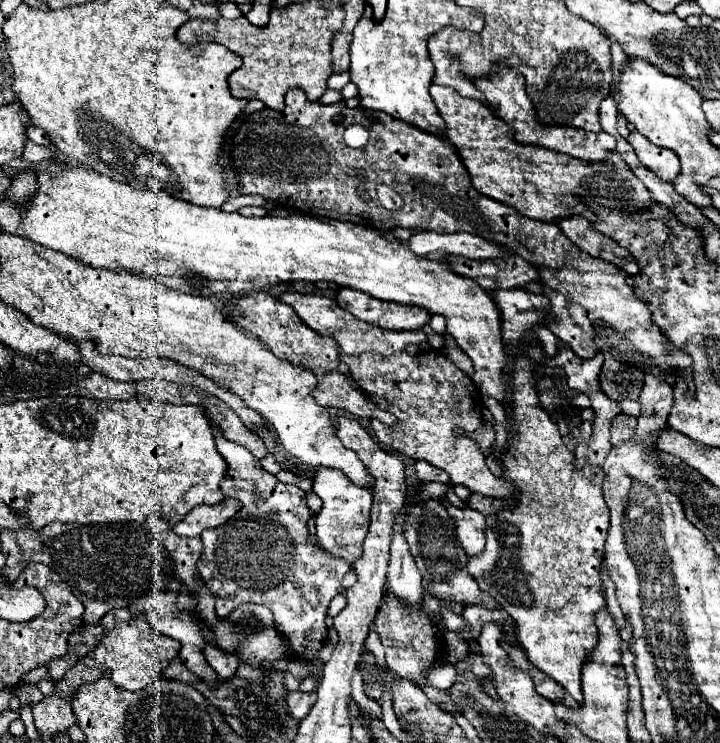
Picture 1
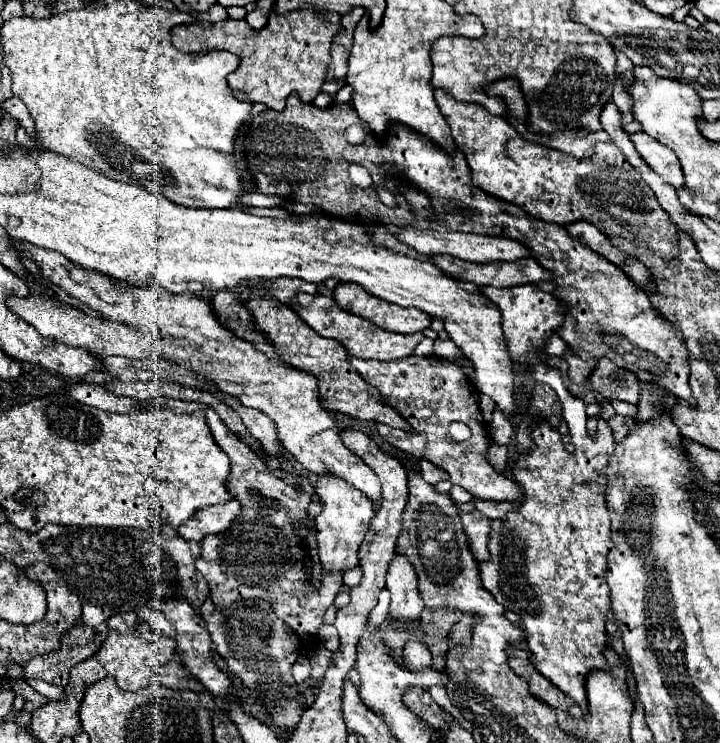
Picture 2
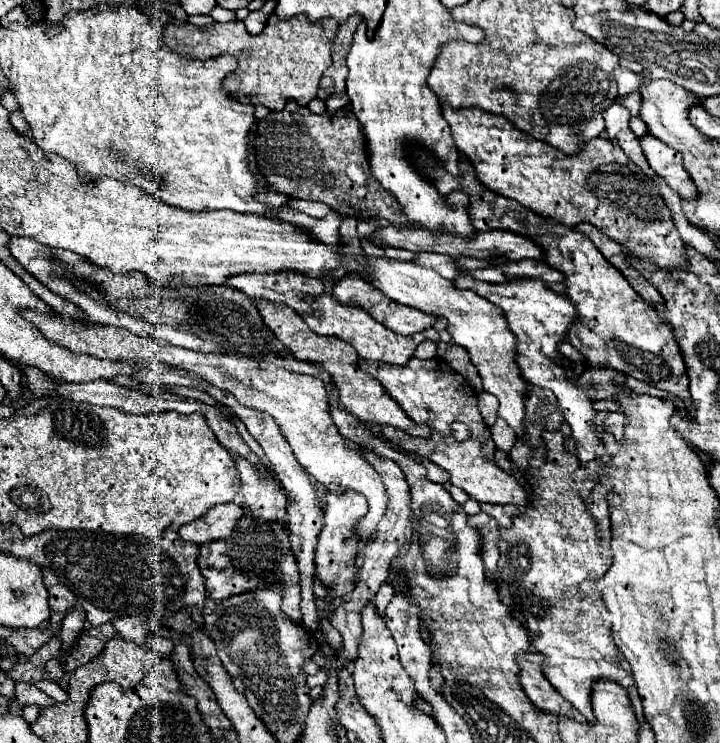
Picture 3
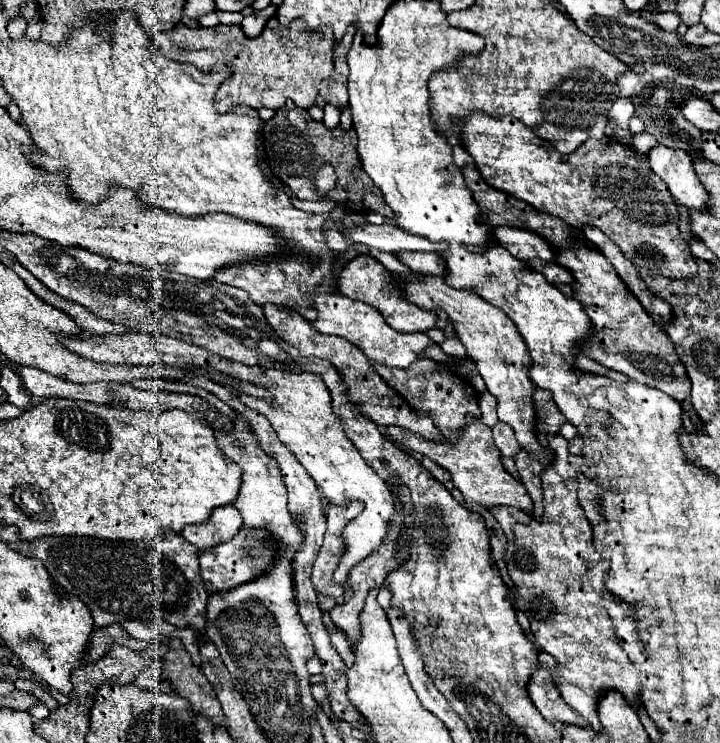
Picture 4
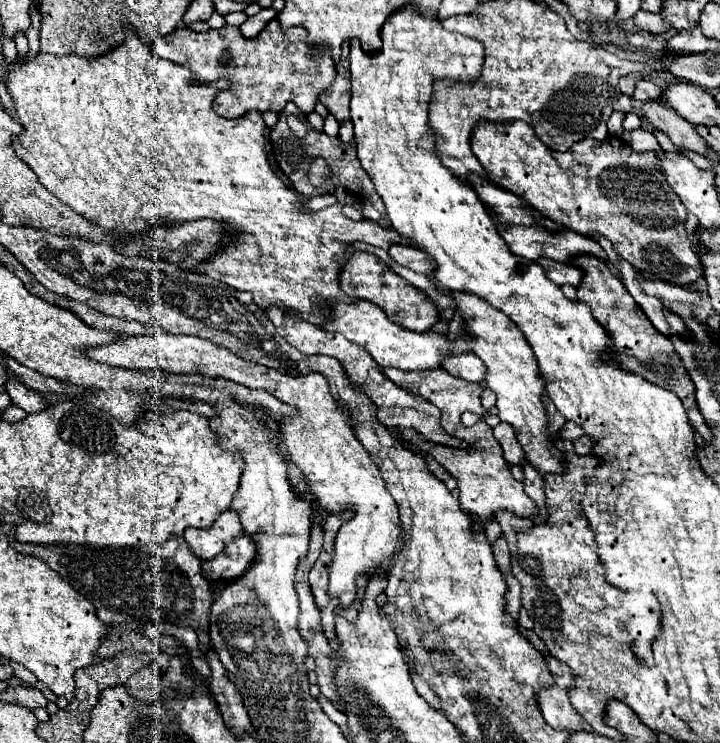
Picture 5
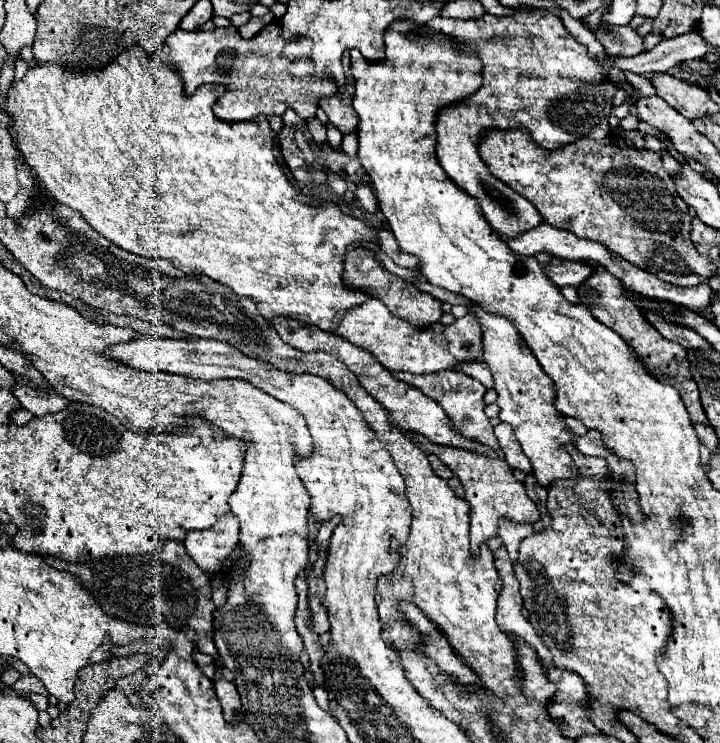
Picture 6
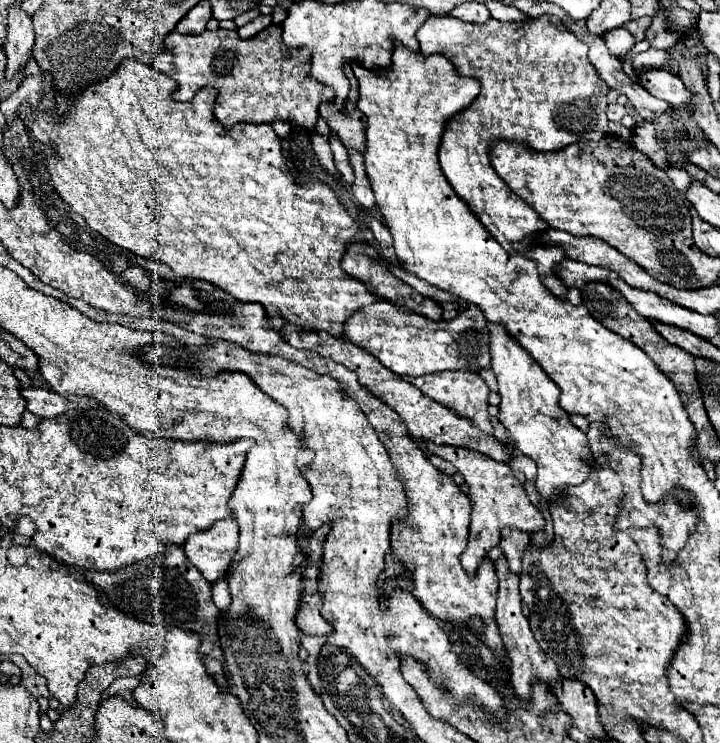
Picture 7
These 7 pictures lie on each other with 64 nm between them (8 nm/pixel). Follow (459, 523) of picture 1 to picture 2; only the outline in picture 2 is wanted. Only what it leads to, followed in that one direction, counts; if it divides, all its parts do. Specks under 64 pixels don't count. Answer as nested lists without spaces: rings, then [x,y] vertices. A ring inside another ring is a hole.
[[[478,510],[472,512],[460,512],[460,520],[464,526],[464,532],[468,534],[468,548],[472,550],[472,556],[476,560],[488,558],[488,530],[490,530],[490,518],[484,518]]]

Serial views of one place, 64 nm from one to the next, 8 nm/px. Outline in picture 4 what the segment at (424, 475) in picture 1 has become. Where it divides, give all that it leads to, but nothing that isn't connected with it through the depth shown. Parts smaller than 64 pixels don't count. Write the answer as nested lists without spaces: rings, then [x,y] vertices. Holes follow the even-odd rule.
[[[422,458],[420,462],[422,462],[422,464],[428,468],[428,472],[430,472],[430,474],[432,474],[432,476],[434,476],[438,482],[446,484],[446,482],[450,480],[450,474],[448,474],[448,472],[446,472],[442,466],[436,466],[436,462],[432,462],[430,458]]]

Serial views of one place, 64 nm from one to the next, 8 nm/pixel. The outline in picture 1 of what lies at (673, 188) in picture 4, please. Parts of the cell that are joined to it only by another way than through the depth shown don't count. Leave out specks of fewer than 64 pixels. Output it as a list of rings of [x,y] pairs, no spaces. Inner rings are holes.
[[[638,130],[630,132],[628,142],[632,144],[632,148],[634,148],[636,156],[640,158],[640,162],[648,170],[652,170],[656,176],[660,176],[662,180],[672,182],[676,178],[676,174],[680,174],[678,158],[676,158],[676,154],[672,154],[672,150],[652,146],[652,142],[648,142]]]

